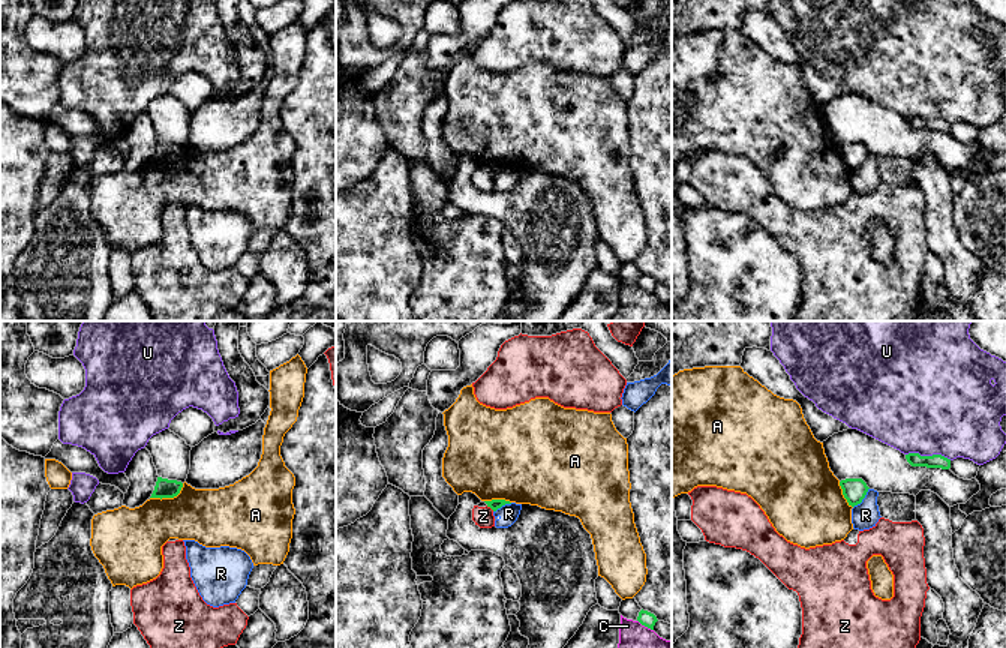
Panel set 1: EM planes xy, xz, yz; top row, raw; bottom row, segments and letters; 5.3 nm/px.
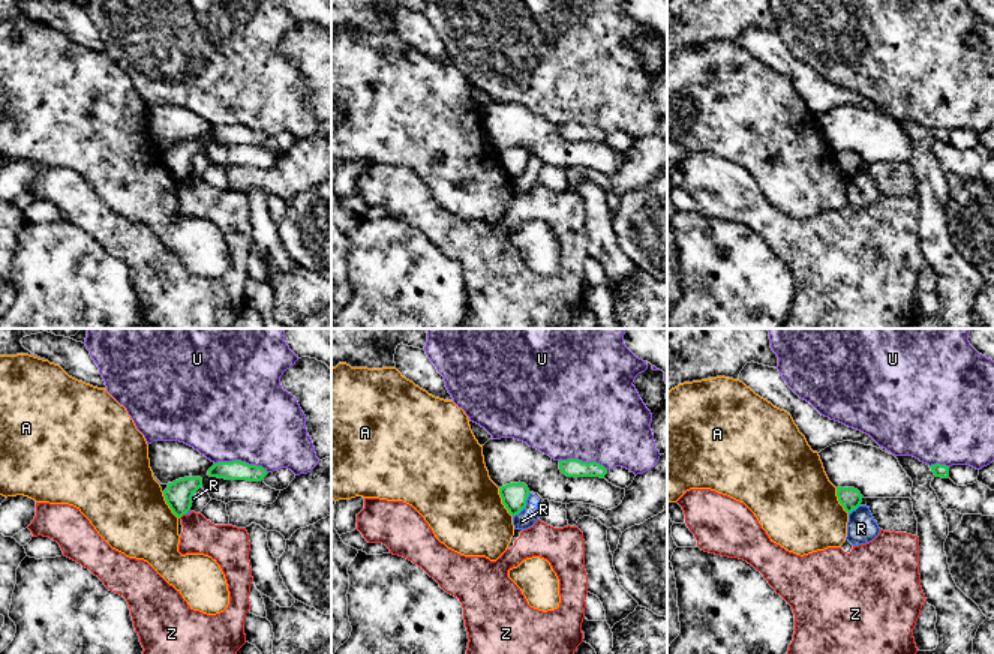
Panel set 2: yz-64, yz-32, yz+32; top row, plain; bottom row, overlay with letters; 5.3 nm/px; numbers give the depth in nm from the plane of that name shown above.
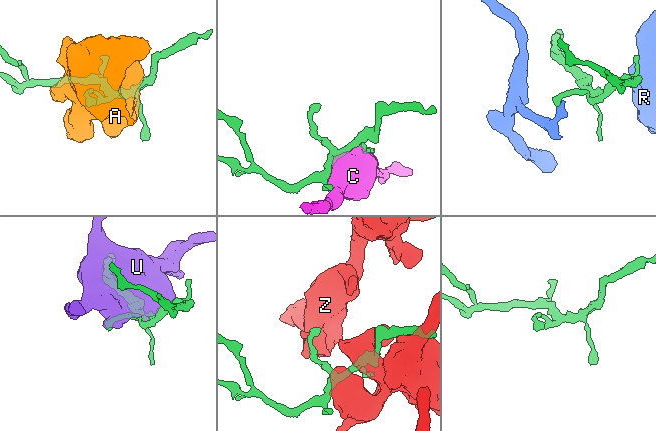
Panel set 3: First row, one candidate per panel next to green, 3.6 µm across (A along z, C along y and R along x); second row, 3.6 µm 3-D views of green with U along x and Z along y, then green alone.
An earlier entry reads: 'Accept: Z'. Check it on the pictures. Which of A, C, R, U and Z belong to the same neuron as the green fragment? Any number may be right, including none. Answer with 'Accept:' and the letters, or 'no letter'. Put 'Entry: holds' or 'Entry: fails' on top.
Entry: fails
Accept: no letter

